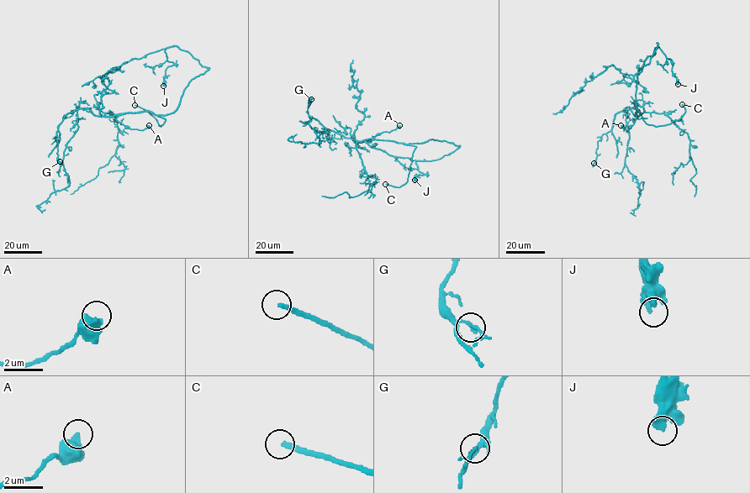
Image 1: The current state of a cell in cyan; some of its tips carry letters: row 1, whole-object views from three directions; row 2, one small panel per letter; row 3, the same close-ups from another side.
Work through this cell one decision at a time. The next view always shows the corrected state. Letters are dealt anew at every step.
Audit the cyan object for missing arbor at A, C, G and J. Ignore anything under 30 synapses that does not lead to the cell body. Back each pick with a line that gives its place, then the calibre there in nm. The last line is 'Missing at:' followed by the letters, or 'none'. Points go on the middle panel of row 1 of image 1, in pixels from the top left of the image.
C: (385, 184) | 240 nm
Missing at: C

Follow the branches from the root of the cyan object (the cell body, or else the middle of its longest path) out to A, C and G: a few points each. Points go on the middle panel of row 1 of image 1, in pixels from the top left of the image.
A: (438, 140), (403, 144), (367, 139), (399, 125)
C: (438, 140), (409, 144), (415, 148), (408, 180), (398, 187), (385, 184)
G: (438, 140), (403, 144), (345, 138), (309, 116), (308, 107), (311, 99)

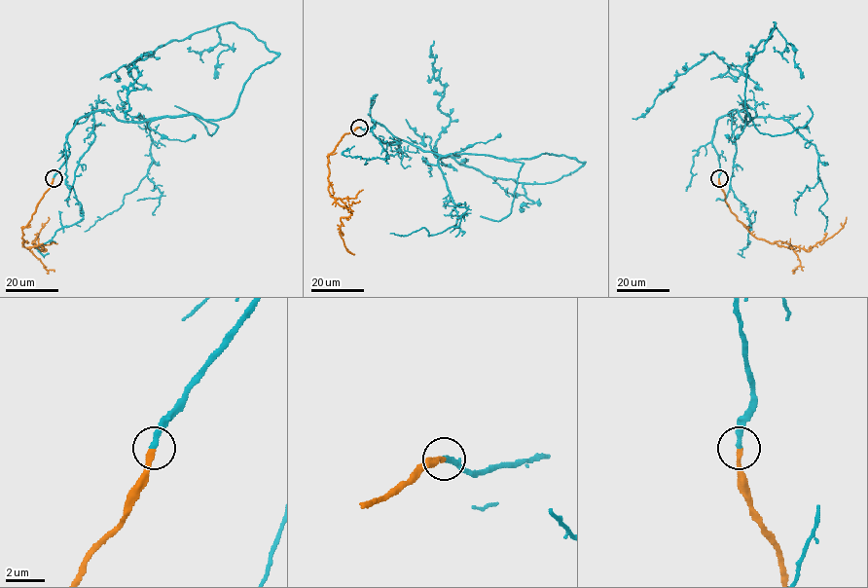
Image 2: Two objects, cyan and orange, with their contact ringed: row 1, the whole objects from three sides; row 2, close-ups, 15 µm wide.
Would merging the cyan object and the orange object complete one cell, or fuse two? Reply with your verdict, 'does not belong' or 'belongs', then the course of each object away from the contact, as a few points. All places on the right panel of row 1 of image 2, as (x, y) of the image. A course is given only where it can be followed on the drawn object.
belongs; cyan runs (719, 178), (716, 121), (732, 110), (751, 119), (746, 69), (776, 22), (741, 71), (709, 54), (632, 118); orange runs (719, 179), (730, 210), (756, 238), (770, 242), (796, 245), (807, 251), (842, 227), (847, 216)

